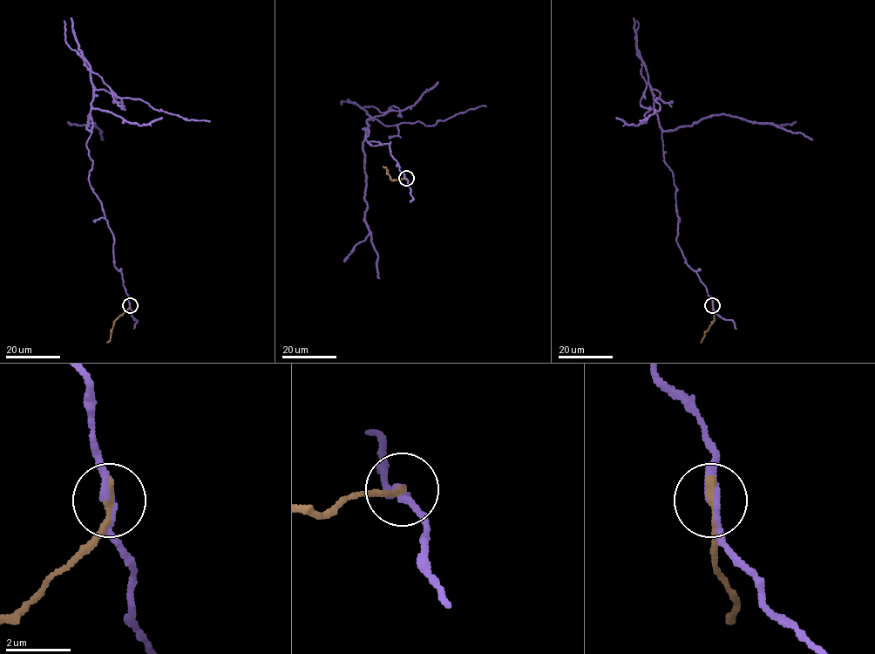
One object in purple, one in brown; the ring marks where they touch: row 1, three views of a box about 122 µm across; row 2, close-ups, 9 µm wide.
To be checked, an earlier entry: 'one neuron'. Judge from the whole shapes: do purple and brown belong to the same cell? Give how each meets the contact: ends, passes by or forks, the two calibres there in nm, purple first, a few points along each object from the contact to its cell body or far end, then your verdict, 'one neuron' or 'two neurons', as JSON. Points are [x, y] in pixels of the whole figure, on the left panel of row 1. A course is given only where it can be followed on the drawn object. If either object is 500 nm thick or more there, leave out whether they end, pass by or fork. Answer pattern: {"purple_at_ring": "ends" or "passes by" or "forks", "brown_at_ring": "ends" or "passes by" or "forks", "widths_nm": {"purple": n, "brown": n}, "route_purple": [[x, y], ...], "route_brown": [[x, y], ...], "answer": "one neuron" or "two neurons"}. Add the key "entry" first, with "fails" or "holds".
{"entry": "fails", "purple_at_ring": "passes by", "brown_at_ring": "ends", "widths_nm": {"purple": 240, "brown": 240}, "route_purple": [[129, 305], [114, 265], [113, 235], [88, 180], [93, 92], [105, 89], [188, 120], [210, 120]], "route_brown": [[129, 305], [116, 320], [106, 343]], "answer": "two neurons"}

